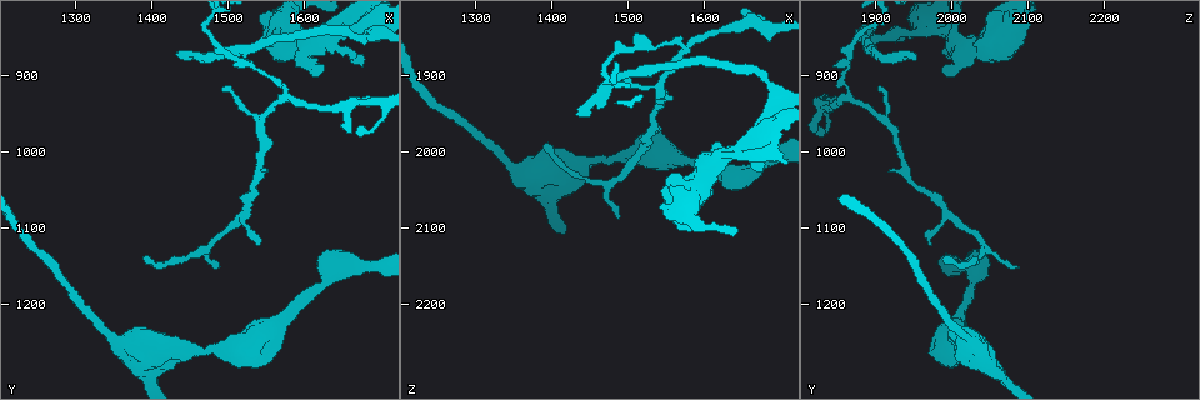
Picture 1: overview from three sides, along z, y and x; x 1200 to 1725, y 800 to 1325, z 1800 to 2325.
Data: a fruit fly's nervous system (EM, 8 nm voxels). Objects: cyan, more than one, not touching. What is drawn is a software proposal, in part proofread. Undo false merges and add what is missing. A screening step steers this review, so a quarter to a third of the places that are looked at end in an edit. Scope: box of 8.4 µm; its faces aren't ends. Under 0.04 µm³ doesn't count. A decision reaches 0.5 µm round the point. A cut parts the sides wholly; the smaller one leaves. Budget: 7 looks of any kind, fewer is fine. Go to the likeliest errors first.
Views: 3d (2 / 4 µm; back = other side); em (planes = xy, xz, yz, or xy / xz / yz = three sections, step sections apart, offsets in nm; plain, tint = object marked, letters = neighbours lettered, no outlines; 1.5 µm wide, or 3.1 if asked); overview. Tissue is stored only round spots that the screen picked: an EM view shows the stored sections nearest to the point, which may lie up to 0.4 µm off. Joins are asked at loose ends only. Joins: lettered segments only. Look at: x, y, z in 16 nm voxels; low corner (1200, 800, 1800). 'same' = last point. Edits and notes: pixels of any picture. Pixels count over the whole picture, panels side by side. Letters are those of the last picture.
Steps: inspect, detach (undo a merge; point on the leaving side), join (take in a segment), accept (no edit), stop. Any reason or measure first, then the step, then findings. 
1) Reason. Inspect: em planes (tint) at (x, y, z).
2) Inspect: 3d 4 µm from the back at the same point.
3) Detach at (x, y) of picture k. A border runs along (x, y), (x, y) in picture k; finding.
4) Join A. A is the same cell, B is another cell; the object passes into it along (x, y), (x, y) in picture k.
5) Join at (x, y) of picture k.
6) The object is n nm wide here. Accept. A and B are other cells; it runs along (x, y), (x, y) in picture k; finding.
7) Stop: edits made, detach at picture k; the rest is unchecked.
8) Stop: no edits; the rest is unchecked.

Sharp bend. Inspect: 3d 4 µm at (1680, 850, 1905).

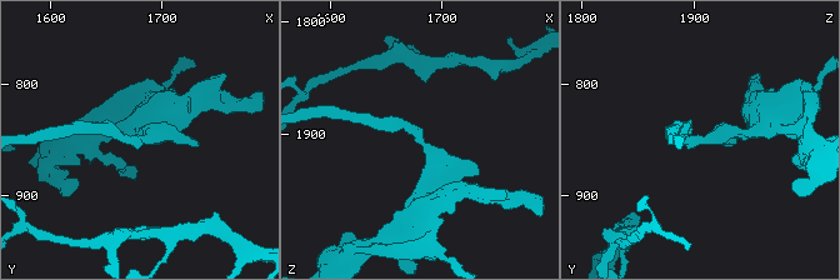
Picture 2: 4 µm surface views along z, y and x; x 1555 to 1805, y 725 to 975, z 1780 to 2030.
Inspect: em yz step 8 (letters) at (1682, 848, 1906).

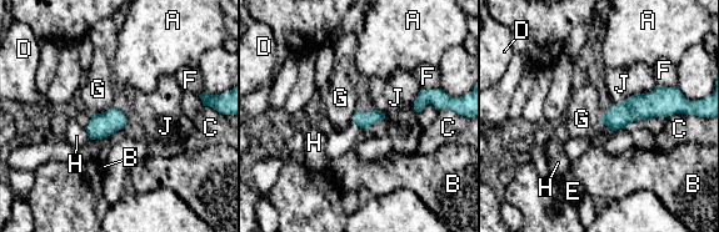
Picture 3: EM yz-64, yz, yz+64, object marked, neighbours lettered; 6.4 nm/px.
Inspect: em planes (letters) at the same point.

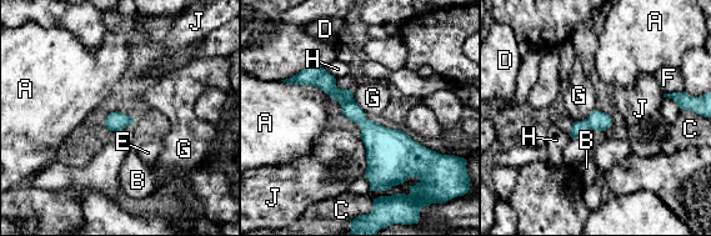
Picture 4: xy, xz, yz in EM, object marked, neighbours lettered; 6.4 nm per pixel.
3 arms meet here. Accept. A, B, C, D, E, F, G, H and J are other cells; a border runs along (351, 89), (354, 101), (366, 115) in picture 4; continuous, no second cell.

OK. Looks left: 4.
Calibre changes. Inspect: em xz step 8 (tint) at (1485, 1260, 2005).

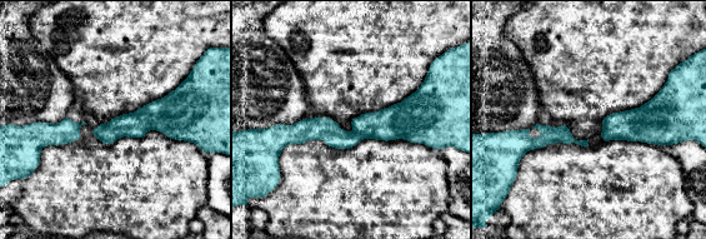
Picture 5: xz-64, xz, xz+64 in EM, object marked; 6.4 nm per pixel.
Inspect: em xz step 8 (letters) at the same point.

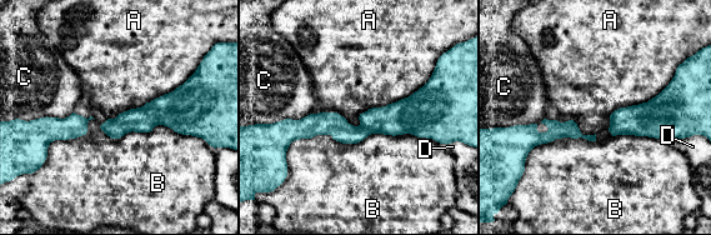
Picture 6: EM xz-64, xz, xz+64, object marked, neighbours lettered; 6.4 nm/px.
Accept. A, B, C and D are other cells; a border runs along (441, 55), (407, 96), (343, 116) in picture 6; continuous, no second cell.

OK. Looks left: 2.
Thin end. Inspect: em planes (letters) at (1680, 975, 1835).

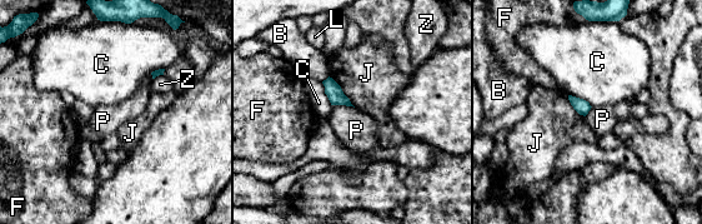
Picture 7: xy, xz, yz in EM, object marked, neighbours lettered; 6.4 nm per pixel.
The longest contact is with J, 260 nm. Accept. B, C, F, J, L, P and Z are other cells; a border runs along (332, 104), (345, 104), (354, 108) in picture 7; no lettered segment goes on from it.

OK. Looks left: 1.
Stop: no edits; the rest is unchecked.

